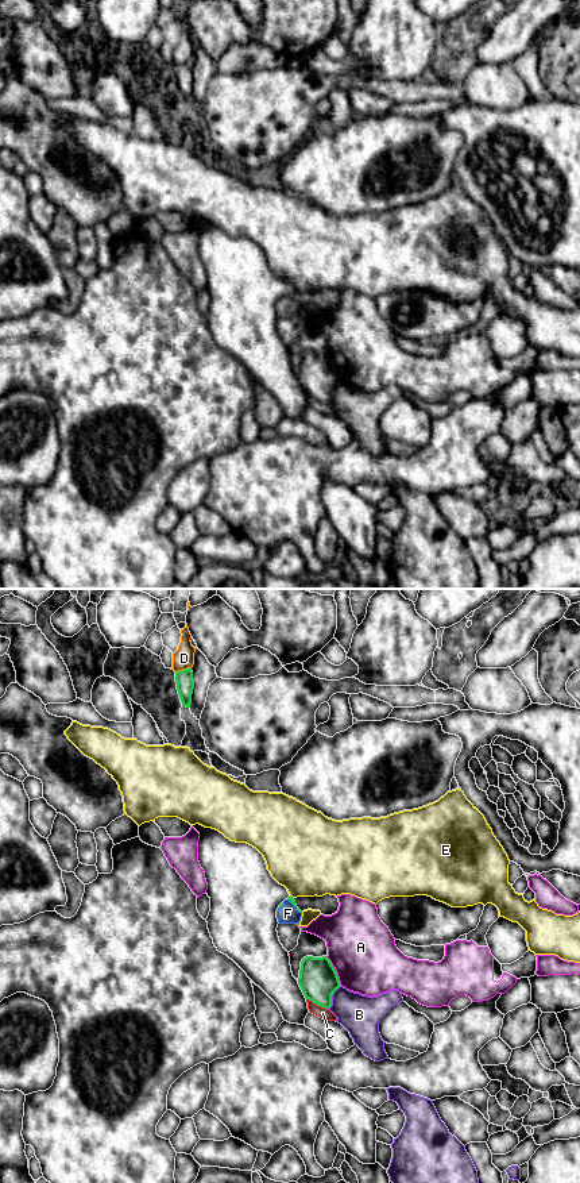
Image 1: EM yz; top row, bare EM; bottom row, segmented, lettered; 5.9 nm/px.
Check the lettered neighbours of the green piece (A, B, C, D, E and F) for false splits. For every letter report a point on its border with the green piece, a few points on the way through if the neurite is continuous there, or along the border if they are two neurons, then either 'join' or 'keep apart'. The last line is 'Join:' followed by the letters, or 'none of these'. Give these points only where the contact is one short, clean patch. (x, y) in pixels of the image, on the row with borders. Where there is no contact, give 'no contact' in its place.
A: yz (335, 971) | keep apart
B: yz (331, 997) | keep apart
C: yz (317, 1004) | keep apart
D: yz (182, 670) | keep apart
E: yz (292, 897) | keep apart
F: yz (293, 904) | across yz (290, 898), (293, 904), (287, 913) | join
Join: F

